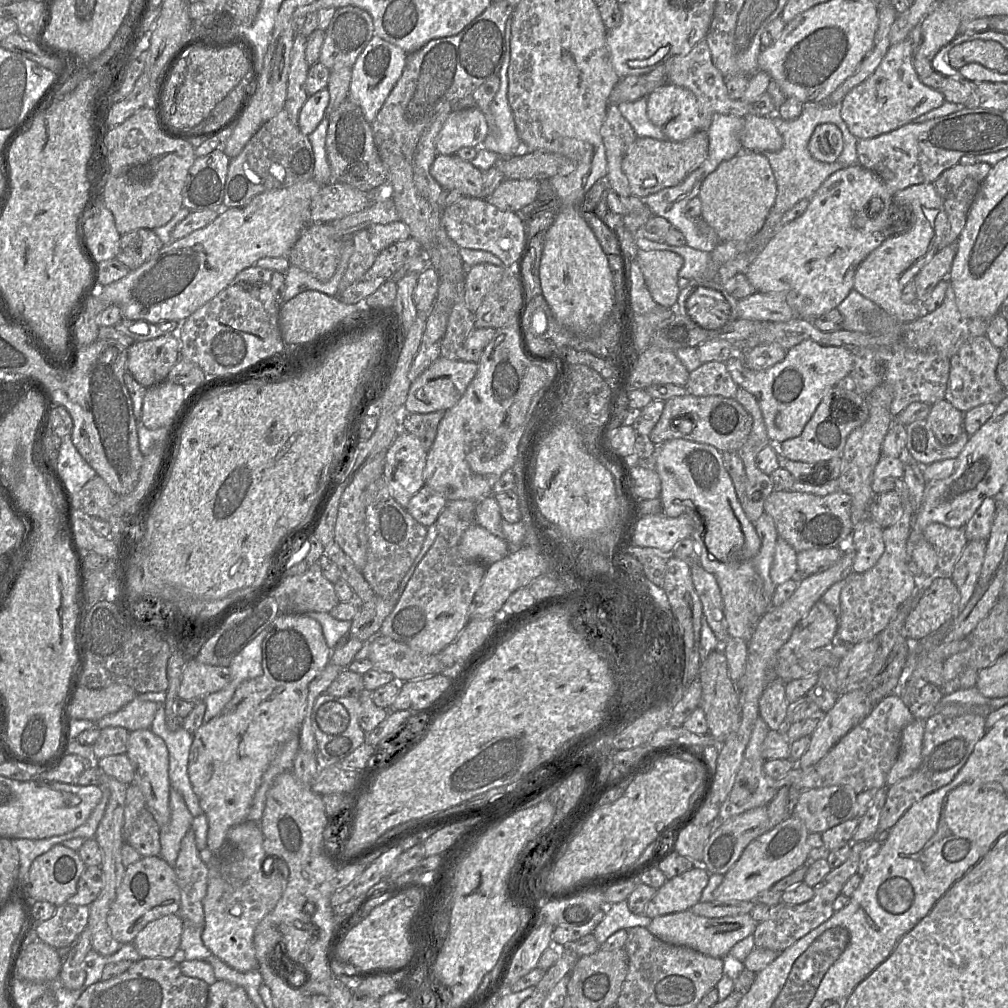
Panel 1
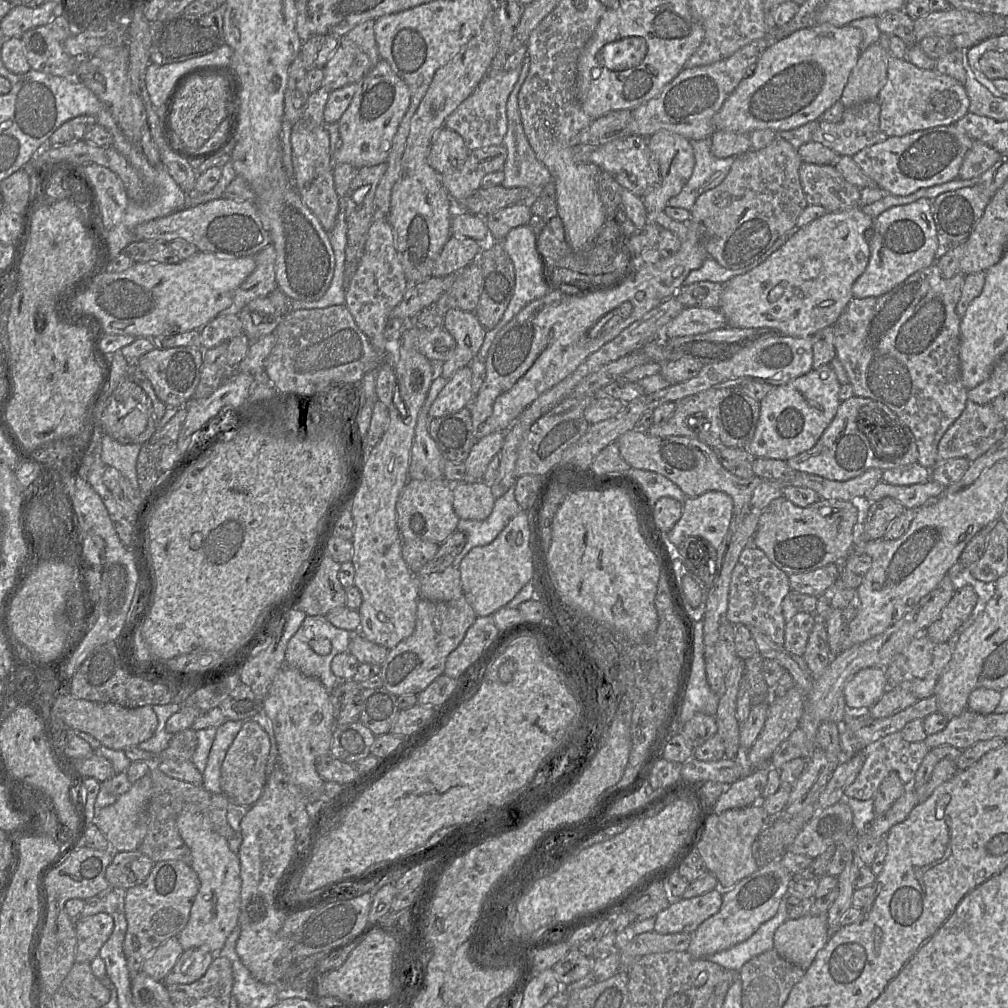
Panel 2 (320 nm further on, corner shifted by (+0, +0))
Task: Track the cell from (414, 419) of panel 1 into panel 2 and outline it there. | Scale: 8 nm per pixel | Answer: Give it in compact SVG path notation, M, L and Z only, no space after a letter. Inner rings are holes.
M469 405L443 417L429 417L428 431L443 457L454 463L464 463L476 442Z

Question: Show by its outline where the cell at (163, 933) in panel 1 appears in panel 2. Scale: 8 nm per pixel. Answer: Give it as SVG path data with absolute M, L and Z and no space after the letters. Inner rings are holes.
M172 937L157 947L143 962L142 971L163 982L183 953L178 937Z

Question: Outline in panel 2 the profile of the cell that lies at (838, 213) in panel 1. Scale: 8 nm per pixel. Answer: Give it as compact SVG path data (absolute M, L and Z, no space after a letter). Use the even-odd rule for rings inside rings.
M854 206L838 212L827 212L823 216L800 227L781 247L769 255L763 262L751 270L730 278L723 284L720 295L719 309L726 318L727 326L737 328L770 328L777 330L781 335L797 338L812 337L817 331L832 326L854 297L852 285L855 280L865 271L870 257L869 234L872 229L874 218L865 214L861 206Z

